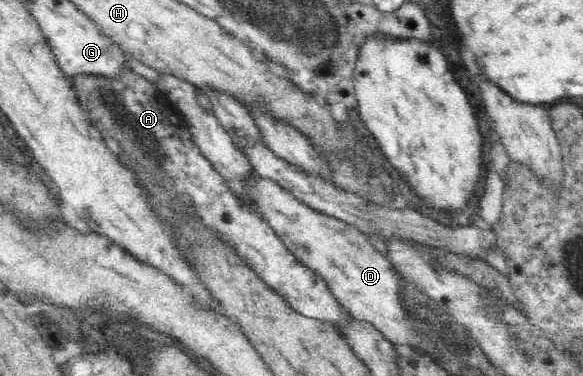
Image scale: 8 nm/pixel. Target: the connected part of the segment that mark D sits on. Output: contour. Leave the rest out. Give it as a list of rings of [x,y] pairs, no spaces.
[[[257,178],[254,195],[257,196],[260,212],[281,236],[282,243],[302,264],[326,278],[338,299],[350,309],[355,319],[374,323],[384,333],[384,337],[397,346],[415,344],[417,336],[404,320],[397,301],[398,273],[394,271],[389,257],[376,251],[370,244],[368,235],[316,211],[268,178]]]

